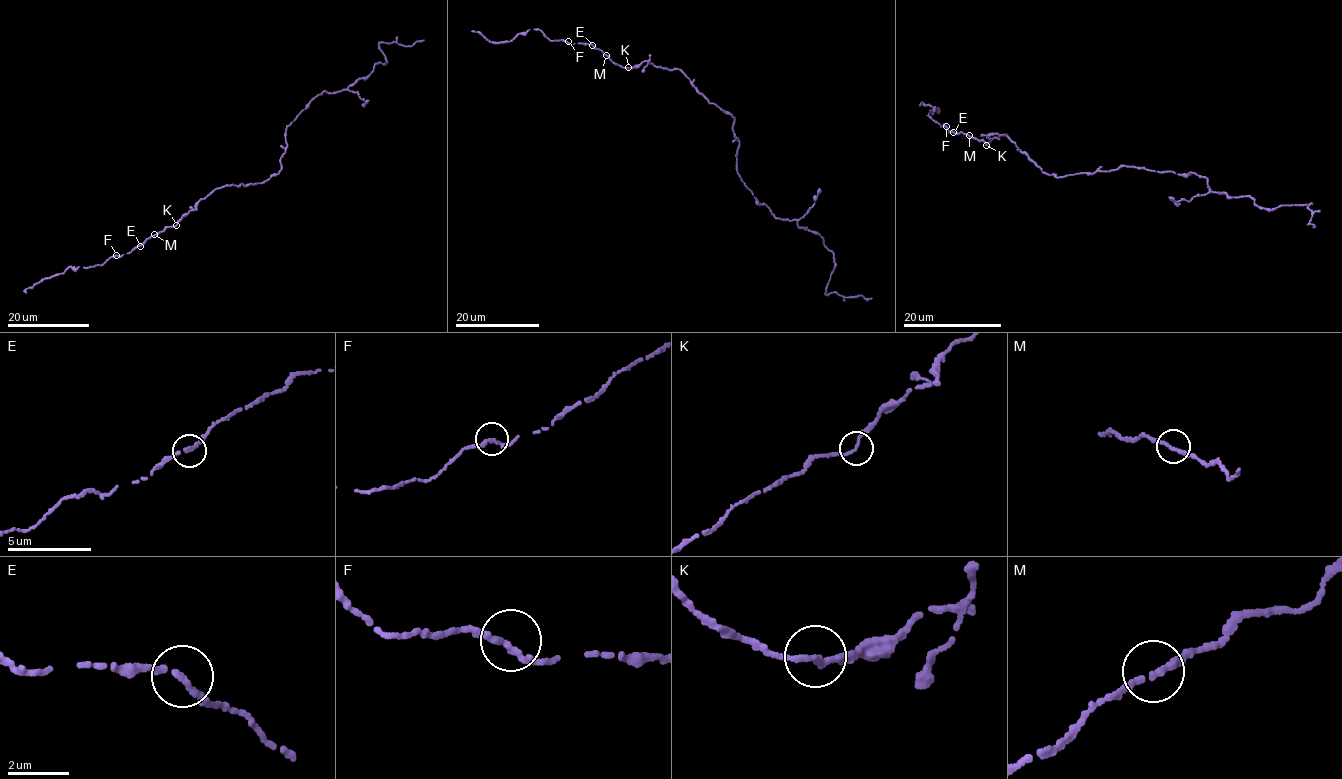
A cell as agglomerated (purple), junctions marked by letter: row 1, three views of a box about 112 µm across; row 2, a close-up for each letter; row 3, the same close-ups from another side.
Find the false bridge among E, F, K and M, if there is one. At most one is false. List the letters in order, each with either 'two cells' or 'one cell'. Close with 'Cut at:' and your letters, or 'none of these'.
E: one cell
F: one cell
K: two cells
M: one cell
Cut at: K

